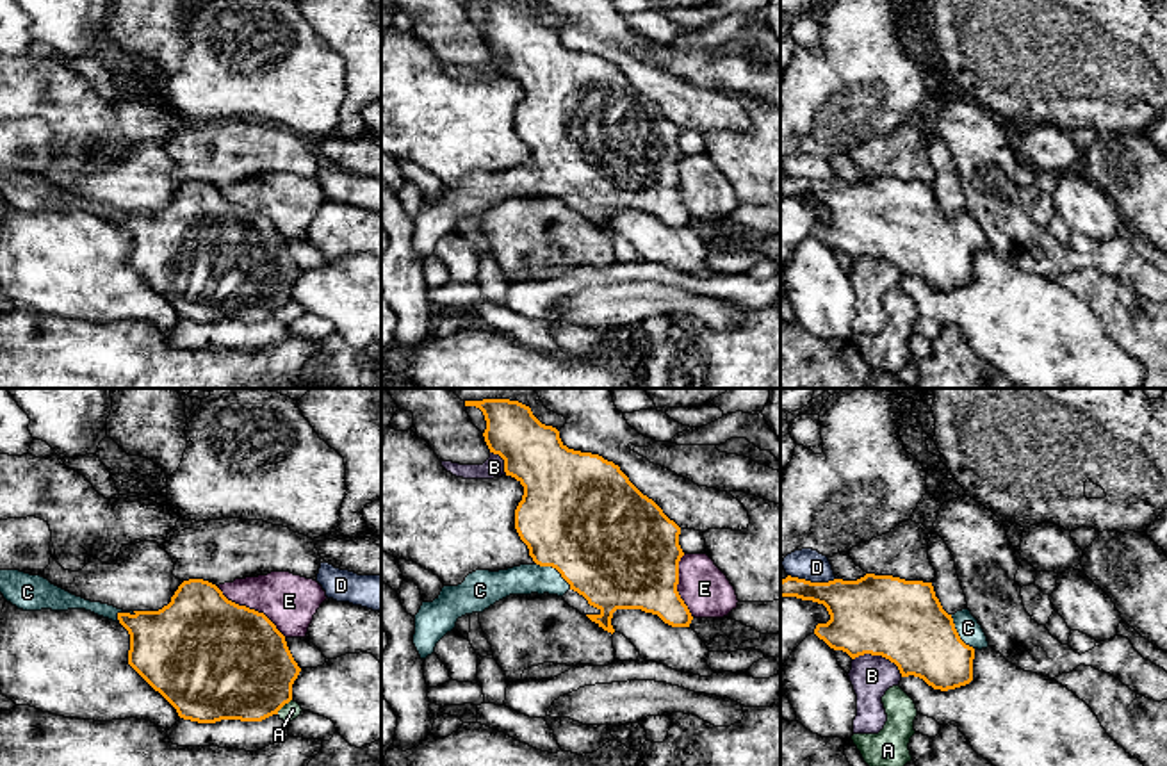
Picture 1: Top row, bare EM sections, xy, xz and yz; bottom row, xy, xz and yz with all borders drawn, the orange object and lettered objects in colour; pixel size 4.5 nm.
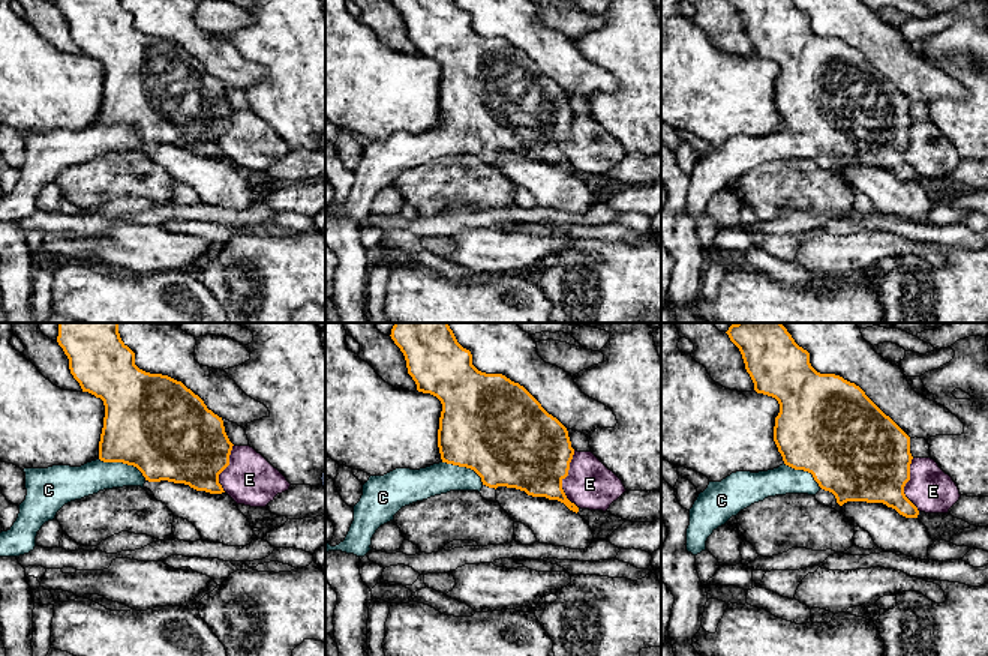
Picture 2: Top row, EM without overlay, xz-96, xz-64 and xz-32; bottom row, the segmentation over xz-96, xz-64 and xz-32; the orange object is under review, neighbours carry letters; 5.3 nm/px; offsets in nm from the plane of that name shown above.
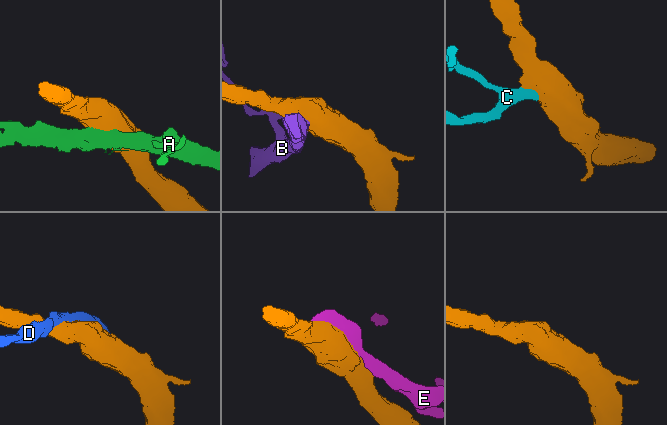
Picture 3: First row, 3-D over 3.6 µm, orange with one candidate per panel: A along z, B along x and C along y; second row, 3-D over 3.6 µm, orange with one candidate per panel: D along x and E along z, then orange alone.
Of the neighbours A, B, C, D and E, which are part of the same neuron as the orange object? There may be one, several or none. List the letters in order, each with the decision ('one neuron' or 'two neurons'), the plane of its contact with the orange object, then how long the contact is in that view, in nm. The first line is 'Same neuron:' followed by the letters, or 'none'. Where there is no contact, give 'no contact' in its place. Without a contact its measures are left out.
Same neuron: C
A: two neurons | xy | 100 nm
B: two neurons | yz | 240 nm
C: one neuron | xz | 200 nm
D: two neurons | yz | 220 nm
E: two neurons | xy | 400 nm

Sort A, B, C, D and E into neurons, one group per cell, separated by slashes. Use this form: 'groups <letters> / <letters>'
groups A / B / C / D / E

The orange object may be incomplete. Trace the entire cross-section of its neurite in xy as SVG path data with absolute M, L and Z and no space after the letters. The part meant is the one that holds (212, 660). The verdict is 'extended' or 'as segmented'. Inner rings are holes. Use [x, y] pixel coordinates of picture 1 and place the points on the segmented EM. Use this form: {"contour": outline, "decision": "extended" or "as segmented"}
{"contour": "M0 570L0 593L23 611L86 609L121 623L130 634L128 664L159 691L180 718L198 723L221 720L262 721L292 700L301 668L285 636L264 615L228 600L203 579L184 581L171 602L159 611L123 611L77 597L41 575Z", "decision": "extended"}

